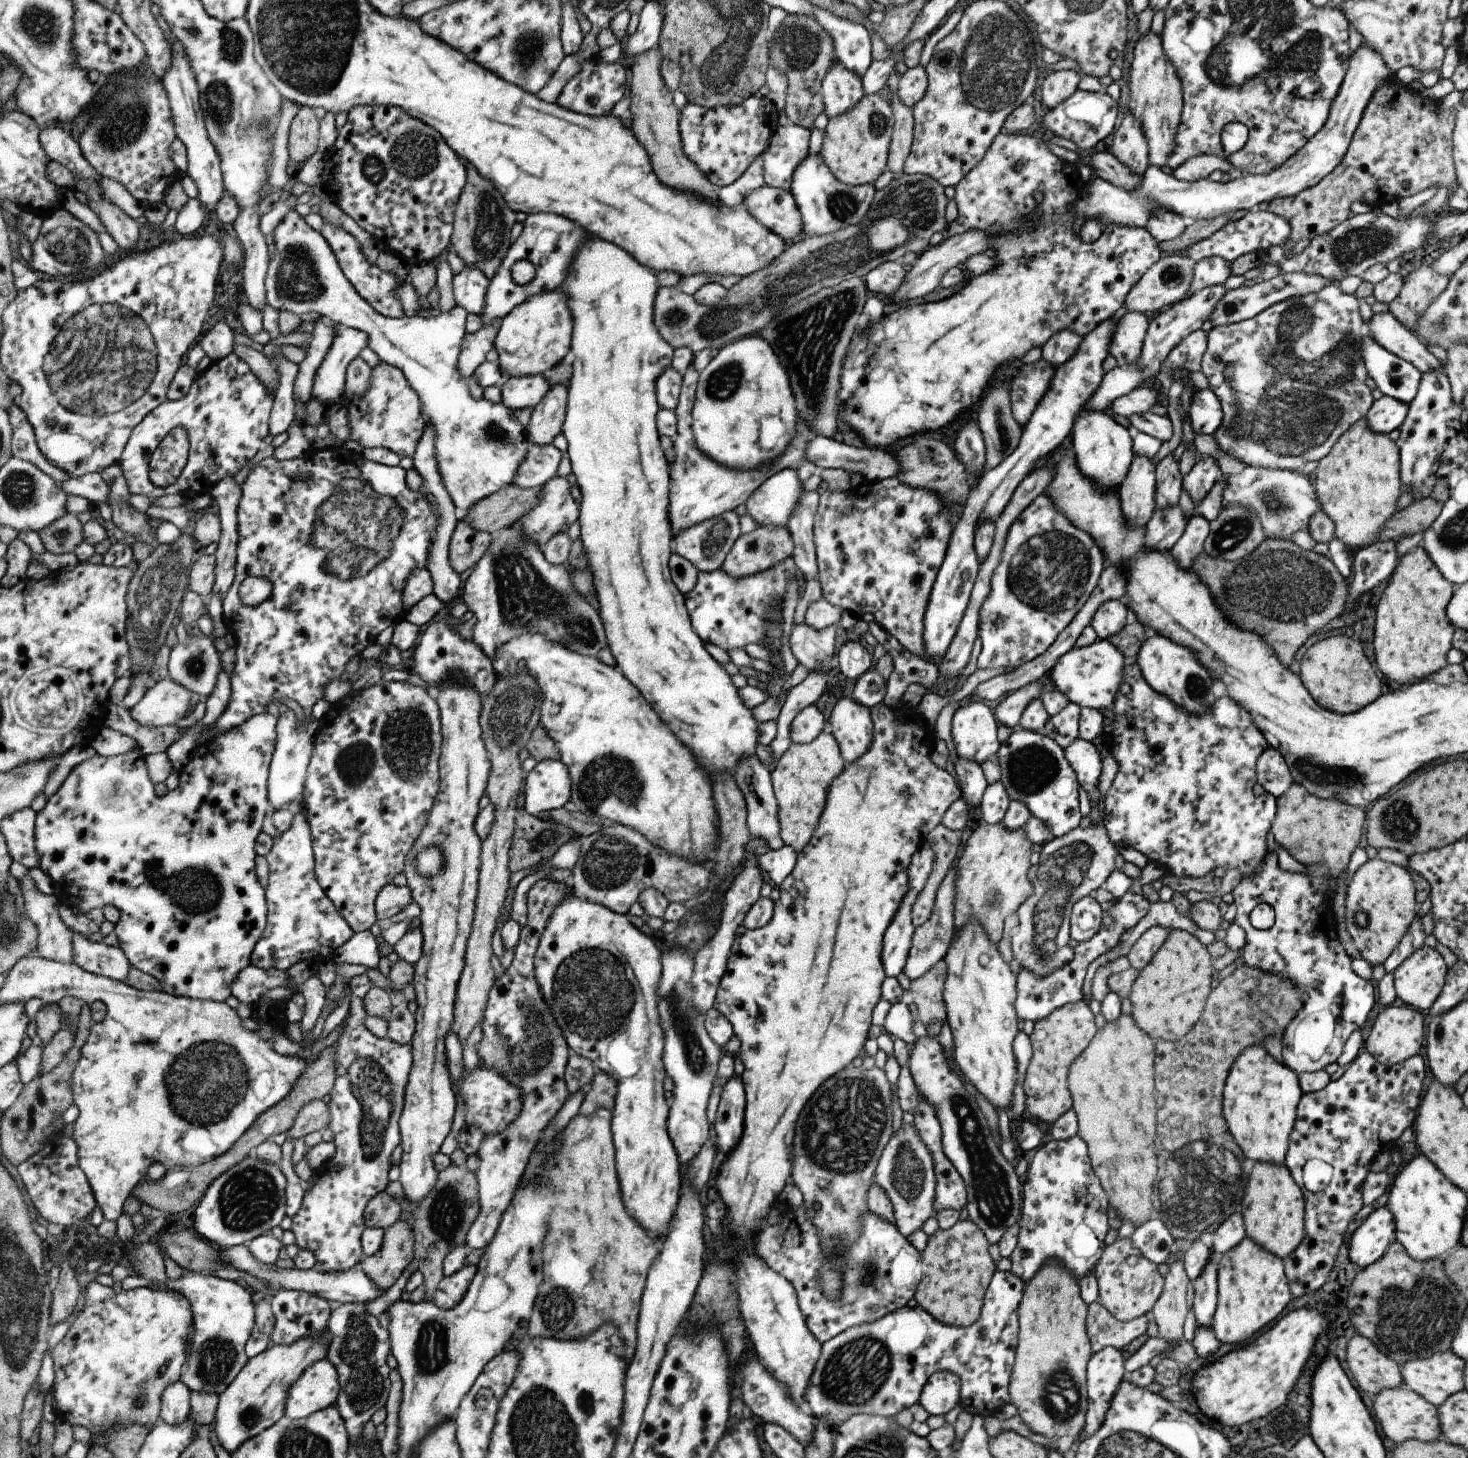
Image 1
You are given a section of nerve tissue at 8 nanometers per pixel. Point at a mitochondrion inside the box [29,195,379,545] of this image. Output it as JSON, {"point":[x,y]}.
{"point":[83,365]}

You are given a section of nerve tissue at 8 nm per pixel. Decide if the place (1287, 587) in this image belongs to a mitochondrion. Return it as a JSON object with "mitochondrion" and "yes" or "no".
{"mitochondrion":"yes"}

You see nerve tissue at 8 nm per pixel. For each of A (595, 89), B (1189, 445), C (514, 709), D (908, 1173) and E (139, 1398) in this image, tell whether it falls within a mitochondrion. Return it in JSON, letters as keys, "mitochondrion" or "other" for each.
{"A":"other","B":"other","C":"mitochondrion","D":"mitochondrion","E":"mitochondrion"}

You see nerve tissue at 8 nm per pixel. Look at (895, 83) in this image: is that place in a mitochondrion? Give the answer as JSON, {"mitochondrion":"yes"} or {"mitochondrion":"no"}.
{"mitochondrion":"no"}

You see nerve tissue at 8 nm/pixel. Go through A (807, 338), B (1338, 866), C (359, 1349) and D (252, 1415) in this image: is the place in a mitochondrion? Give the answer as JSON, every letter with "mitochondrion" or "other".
{"A":"mitochondrion","B":"other","C":"mitochondrion","D":"mitochondrion"}

